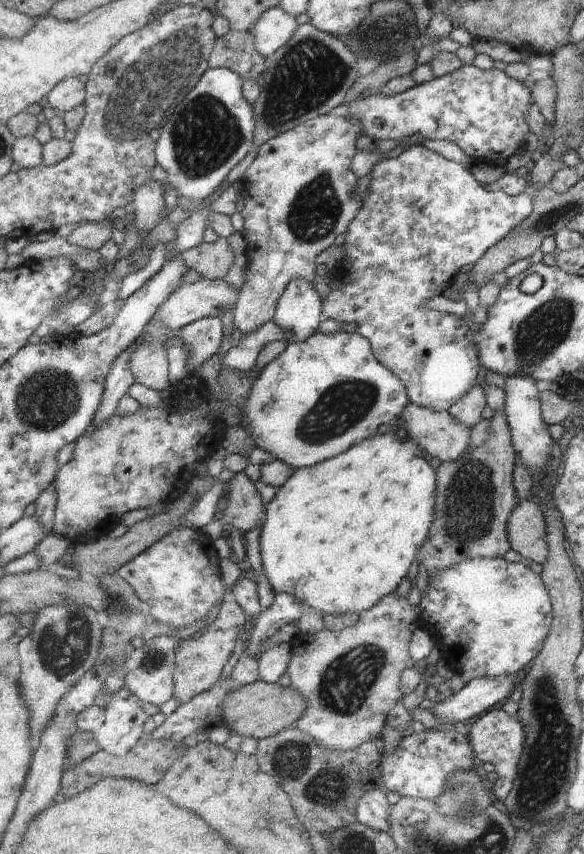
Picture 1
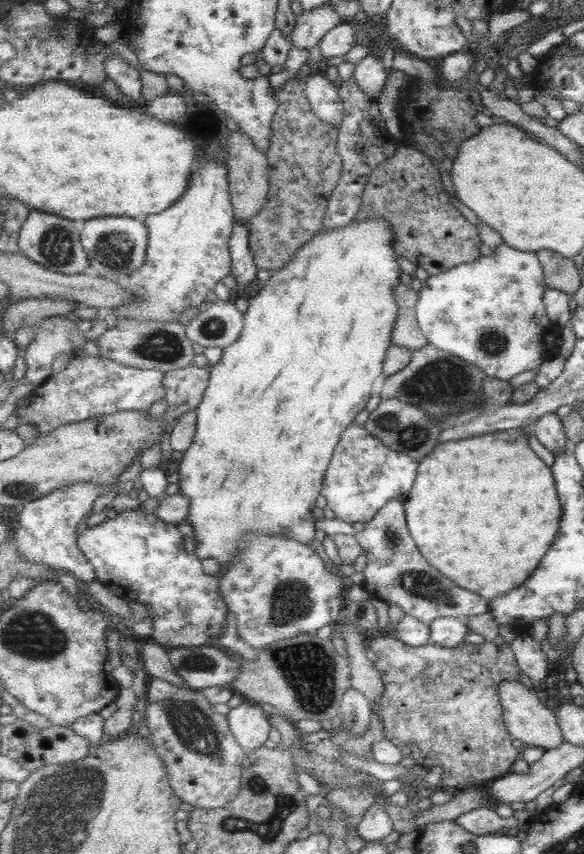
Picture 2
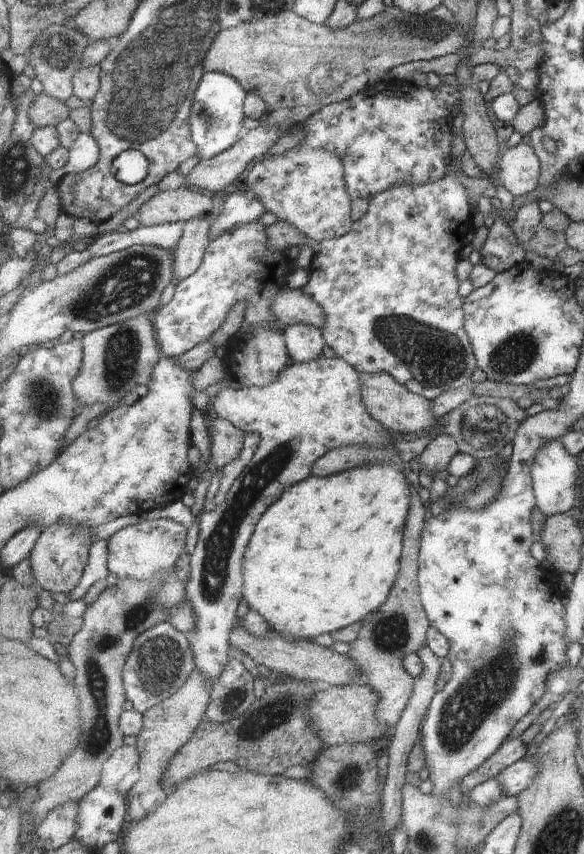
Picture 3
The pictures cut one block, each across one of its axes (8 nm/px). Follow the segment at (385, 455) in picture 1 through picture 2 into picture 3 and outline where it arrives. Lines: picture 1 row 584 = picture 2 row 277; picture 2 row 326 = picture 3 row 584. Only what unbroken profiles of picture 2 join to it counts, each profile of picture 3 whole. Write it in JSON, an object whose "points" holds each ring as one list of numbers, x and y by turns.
{"points":[[377,463,363,465,348,471,332,474,326,477,311,476,300,483,295,483,284,495,269,507,260,518,256,531,249,541,244,554,244,600,251,611,258,612,270,624,272,631,290,634,295,639,317,638,321,634,331,634,351,626,362,623,362,620,377,612,389,598,400,575,401,557,404,551,404,530,408,523,409,507,411,507,411,484,401,473,401,464]]}

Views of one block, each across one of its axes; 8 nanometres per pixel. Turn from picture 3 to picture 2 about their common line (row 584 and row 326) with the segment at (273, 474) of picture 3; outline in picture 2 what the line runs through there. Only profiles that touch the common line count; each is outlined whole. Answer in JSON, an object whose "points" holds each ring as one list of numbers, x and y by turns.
{"points":[[217,301,207,304,186,326,186,335,202,347,227,348,240,339,245,315,235,308,235,303]]}

